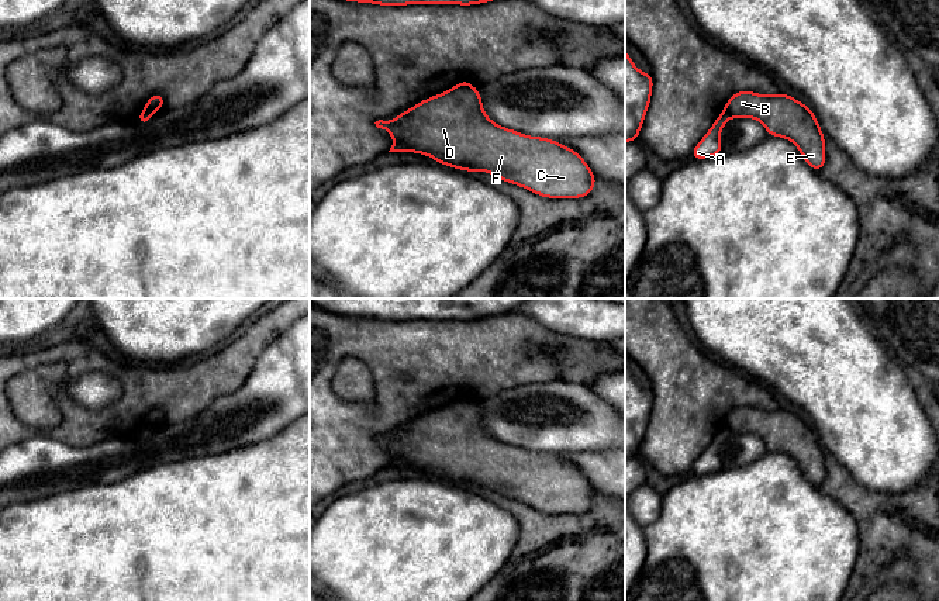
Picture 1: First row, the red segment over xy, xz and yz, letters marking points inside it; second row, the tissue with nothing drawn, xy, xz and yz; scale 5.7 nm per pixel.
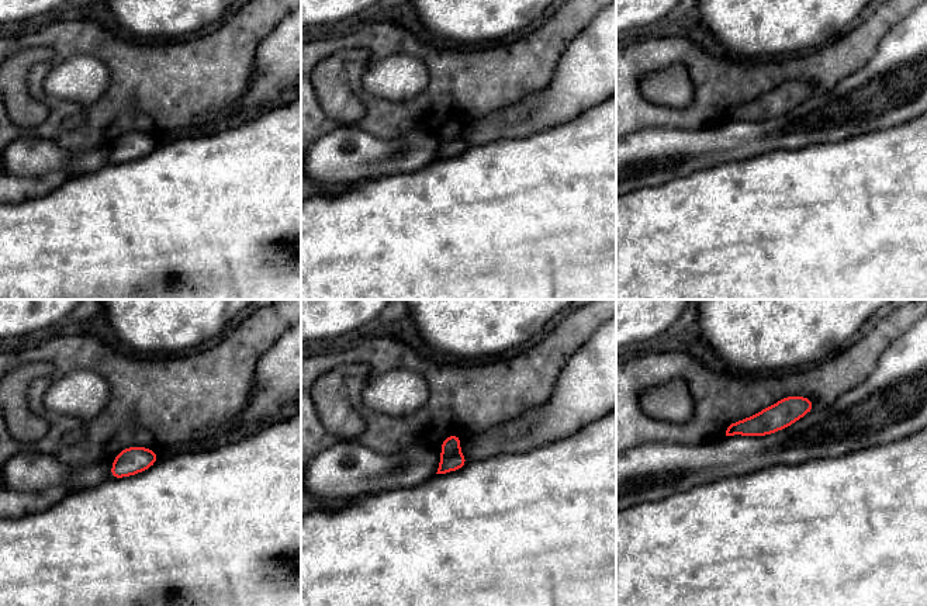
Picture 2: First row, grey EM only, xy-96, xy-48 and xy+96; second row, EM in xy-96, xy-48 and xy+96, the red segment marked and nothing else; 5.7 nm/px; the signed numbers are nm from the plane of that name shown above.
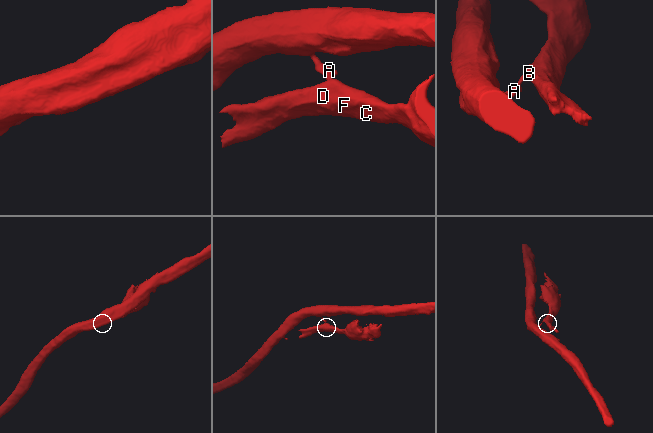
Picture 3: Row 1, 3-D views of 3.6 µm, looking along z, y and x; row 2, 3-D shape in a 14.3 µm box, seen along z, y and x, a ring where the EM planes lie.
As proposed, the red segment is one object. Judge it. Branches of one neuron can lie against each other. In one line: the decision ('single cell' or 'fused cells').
fused cells

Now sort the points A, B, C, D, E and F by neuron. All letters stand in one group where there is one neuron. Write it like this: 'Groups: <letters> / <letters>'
Groups: A / B C D E F

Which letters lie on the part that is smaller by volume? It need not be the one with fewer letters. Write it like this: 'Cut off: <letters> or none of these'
Cut off: B, C, D, E, F

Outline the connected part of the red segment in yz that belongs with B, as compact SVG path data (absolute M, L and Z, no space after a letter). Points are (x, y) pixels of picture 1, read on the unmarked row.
M735 407L725 419L733 434L755 434L764 441L767 450L791 456L809 483L821 488L825 477L825 452L809 421L795 412L755 407Z

